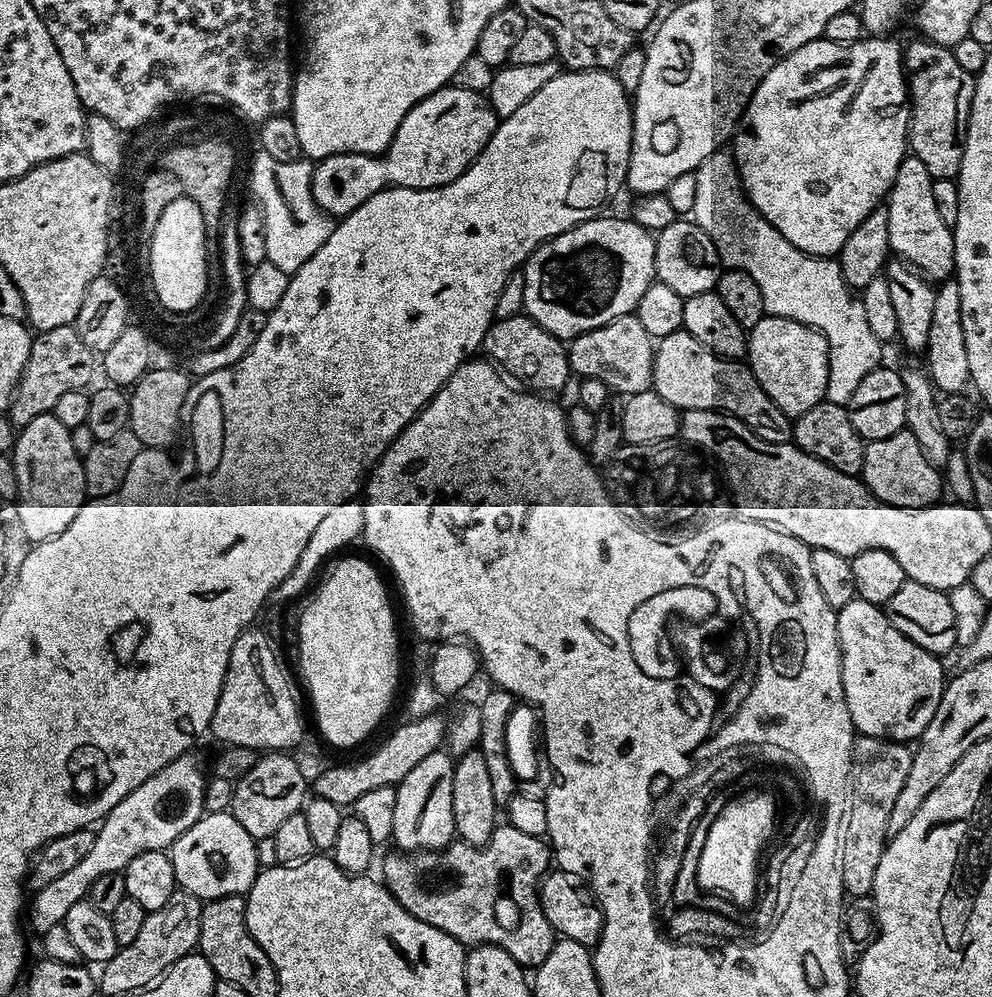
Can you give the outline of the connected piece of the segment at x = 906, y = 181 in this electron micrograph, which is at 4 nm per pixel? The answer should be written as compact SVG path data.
M911 154L905 156L902 166L886 197L890 249L899 259L912 265L929 282L943 282L953 275L956 267L952 229L942 222L938 205L934 203L934 186L930 170Z

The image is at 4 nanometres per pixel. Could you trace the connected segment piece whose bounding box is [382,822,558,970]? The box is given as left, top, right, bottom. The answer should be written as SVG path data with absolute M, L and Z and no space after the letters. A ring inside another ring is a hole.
M504 822L496 827L490 842L483 848L453 842L434 852L396 850L393 853L393 856L384 860L382 883L407 912L430 926L441 928L465 946L493 944L504 948L506 954L513 956L525 969L535 970L542 962L546 962L556 944L558 933L550 926L538 895L538 885L554 860L551 847L541 837L522 834L522 830L514 830L512 824ZM508 916L512 916L516 925L509 930L508 936L500 936L500 924L506 923Z

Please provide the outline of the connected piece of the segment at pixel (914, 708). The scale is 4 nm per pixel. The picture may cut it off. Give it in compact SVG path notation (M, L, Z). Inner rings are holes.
M855 599L839 608L836 614L836 629L840 639L840 669L846 706L850 710L853 729L862 736L877 736L880 740L898 740L912 742L920 737L930 726L934 710L944 693L946 675L941 657L933 652L922 650L894 622L890 622L887 611L879 604L871 604Z

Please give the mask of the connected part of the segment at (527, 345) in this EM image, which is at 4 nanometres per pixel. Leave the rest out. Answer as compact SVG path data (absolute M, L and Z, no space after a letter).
M527 314L501 316L493 319L492 324L488 327L484 335L482 352L501 373L507 374L513 381L521 380L521 382L524 383L521 385L533 393L552 394L548 392L560 392L568 384L570 369L565 345L562 343L560 337L549 334L537 320L533 320L532 317Z

